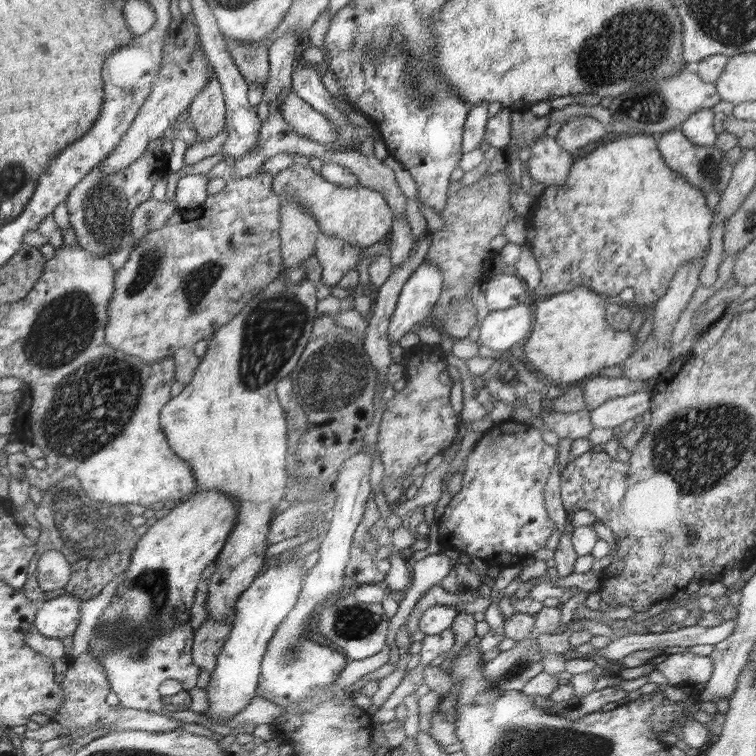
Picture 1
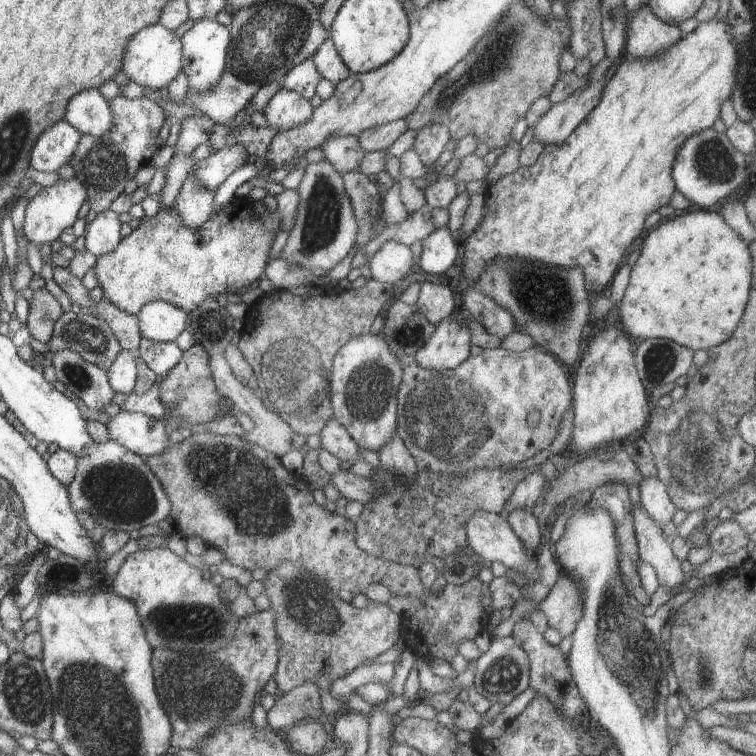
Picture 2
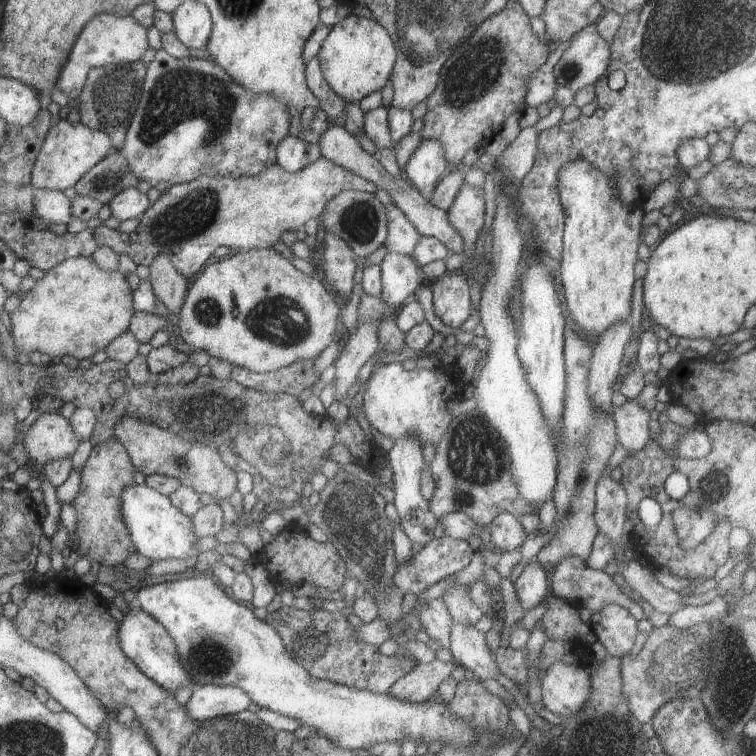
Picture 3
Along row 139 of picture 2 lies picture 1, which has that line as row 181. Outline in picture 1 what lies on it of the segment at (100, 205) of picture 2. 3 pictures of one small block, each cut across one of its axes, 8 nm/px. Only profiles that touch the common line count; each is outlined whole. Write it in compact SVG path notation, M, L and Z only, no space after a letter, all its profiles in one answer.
M156 138L151 141L146 152L134 164L130 164L128 169L120 170L117 174L102 176L98 170L93 169L71 190L64 203L79 246L91 251L95 256L110 259L116 273L126 264L136 247L134 239L130 238L132 214L152 196L152 188L156 184L154 180L167 178L166 172L169 168L166 168L162 140L165 139Z

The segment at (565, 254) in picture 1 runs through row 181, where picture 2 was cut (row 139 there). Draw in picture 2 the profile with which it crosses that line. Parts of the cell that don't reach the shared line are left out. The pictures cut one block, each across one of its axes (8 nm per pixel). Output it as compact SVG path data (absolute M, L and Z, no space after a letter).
M714 18L709 22L699 23L696 30L654 59L634 59L627 56L626 61L622 62L612 79L604 86L604 100L600 100L595 111L578 126L575 132L570 134L570 137L562 145L546 145L535 164L521 167L517 172L498 180L492 186L487 186L487 206L485 207L487 210L483 223L474 233L463 237L463 271L464 277L470 283L469 286L476 288L476 283L479 282L485 269L497 259L516 260L518 258L525 262L540 263L550 267L568 269L579 267L587 277L587 286L592 293L603 294L612 289L613 284L616 284L616 276L620 276L620 269L624 268L629 255L640 243L640 238L643 239L650 232L648 230L648 216L652 216L653 212L658 212L660 208L672 204L672 196L676 196L677 189L676 182L672 177L672 168L680 146L690 136L696 135L698 132L711 127L715 129L716 121L721 121L721 116L724 116L724 101L731 99L738 64L739 52L732 39L727 18L724 20Z

